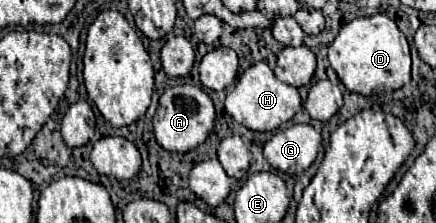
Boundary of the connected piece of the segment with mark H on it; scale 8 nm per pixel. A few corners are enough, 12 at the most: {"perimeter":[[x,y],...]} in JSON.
{"perimeter":[[264,63],[226,93],[226,111],[252,131],[290,121],[302,99]]}

